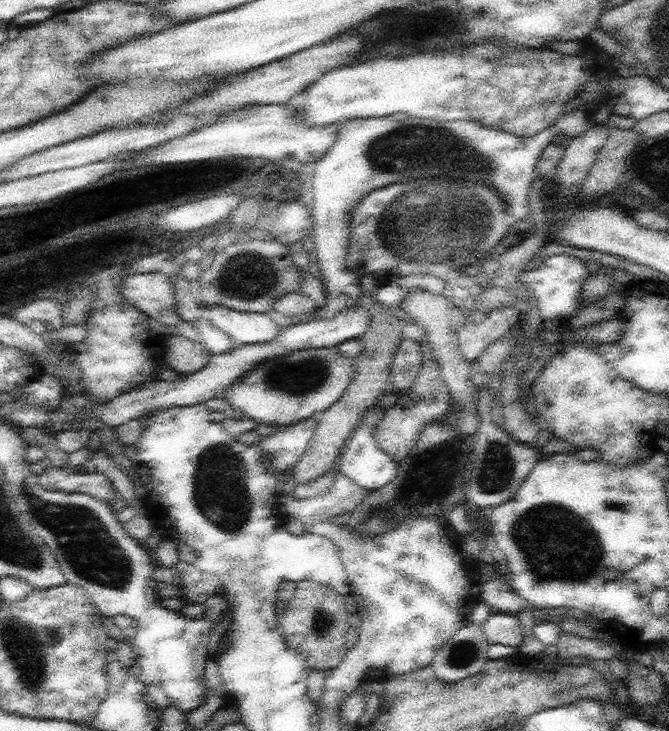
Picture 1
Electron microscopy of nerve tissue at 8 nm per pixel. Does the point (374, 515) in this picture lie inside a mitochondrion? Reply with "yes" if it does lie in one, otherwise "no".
yes

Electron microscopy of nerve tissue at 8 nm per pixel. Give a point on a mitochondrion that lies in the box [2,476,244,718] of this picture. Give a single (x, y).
(86, 545)

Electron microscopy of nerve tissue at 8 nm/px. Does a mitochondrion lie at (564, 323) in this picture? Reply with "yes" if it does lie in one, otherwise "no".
no

